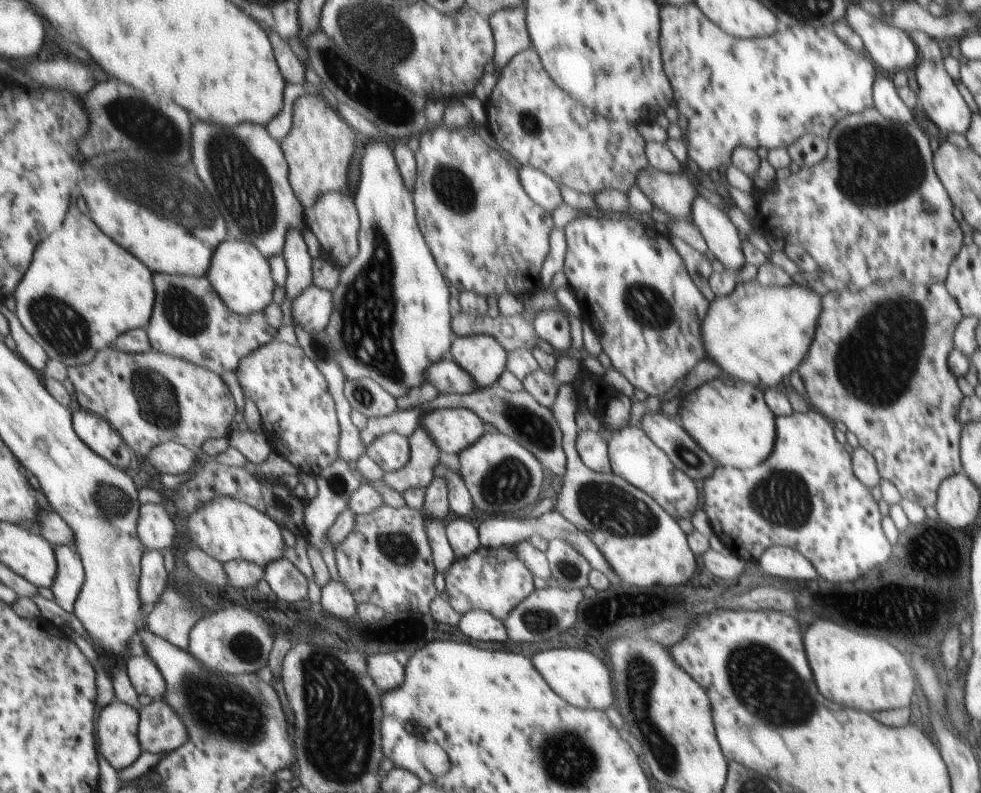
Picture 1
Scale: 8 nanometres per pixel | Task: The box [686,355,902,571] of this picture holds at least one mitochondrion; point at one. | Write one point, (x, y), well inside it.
(784, 500)

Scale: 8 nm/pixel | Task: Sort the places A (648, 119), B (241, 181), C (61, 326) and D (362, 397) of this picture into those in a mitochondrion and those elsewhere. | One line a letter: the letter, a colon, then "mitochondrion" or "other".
A: other
B: mitochondrion
C: mitochondrion
D: mitochondrion

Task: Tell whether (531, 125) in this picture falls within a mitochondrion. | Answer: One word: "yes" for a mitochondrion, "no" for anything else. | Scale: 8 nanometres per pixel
yes

